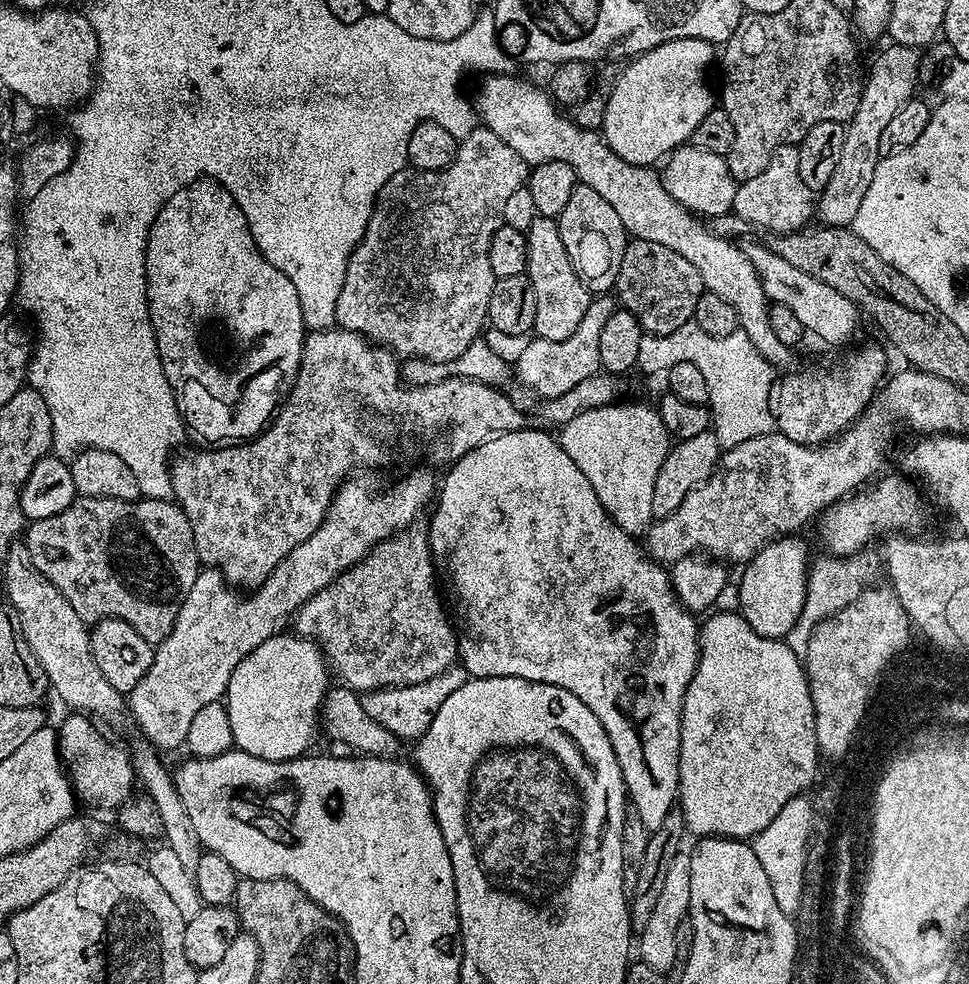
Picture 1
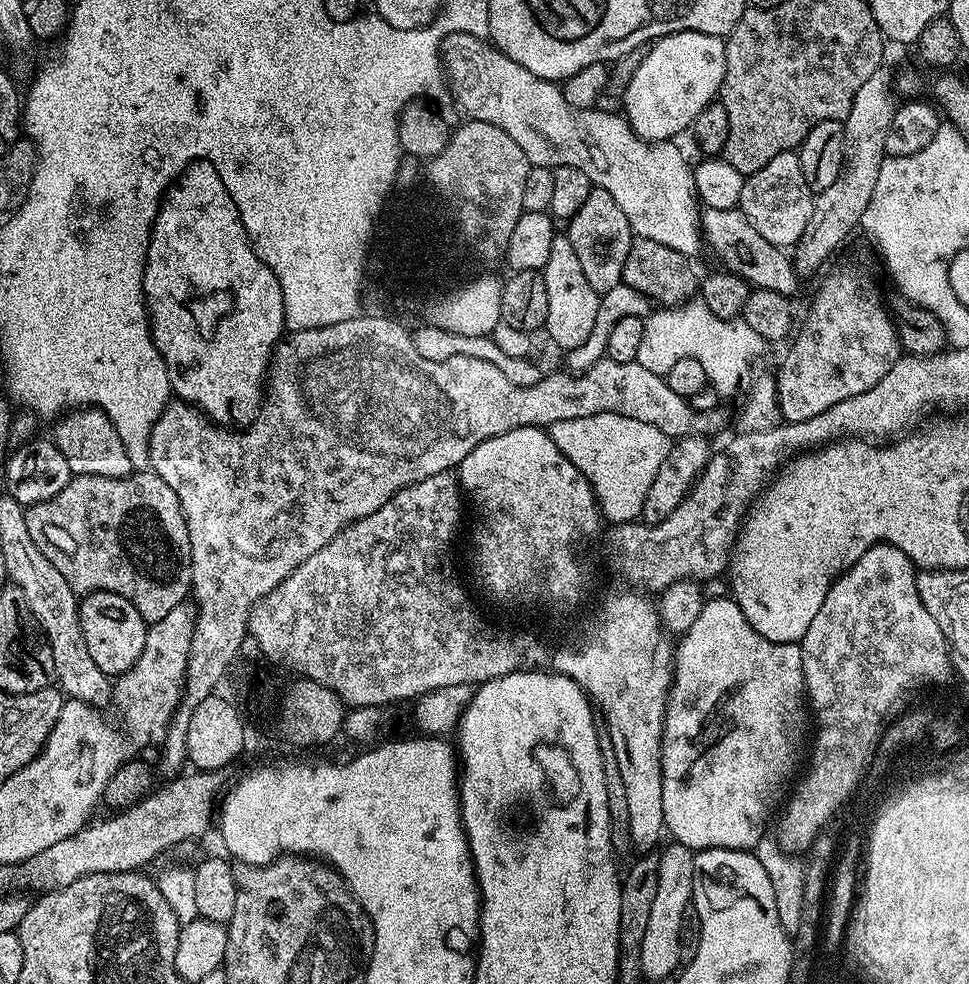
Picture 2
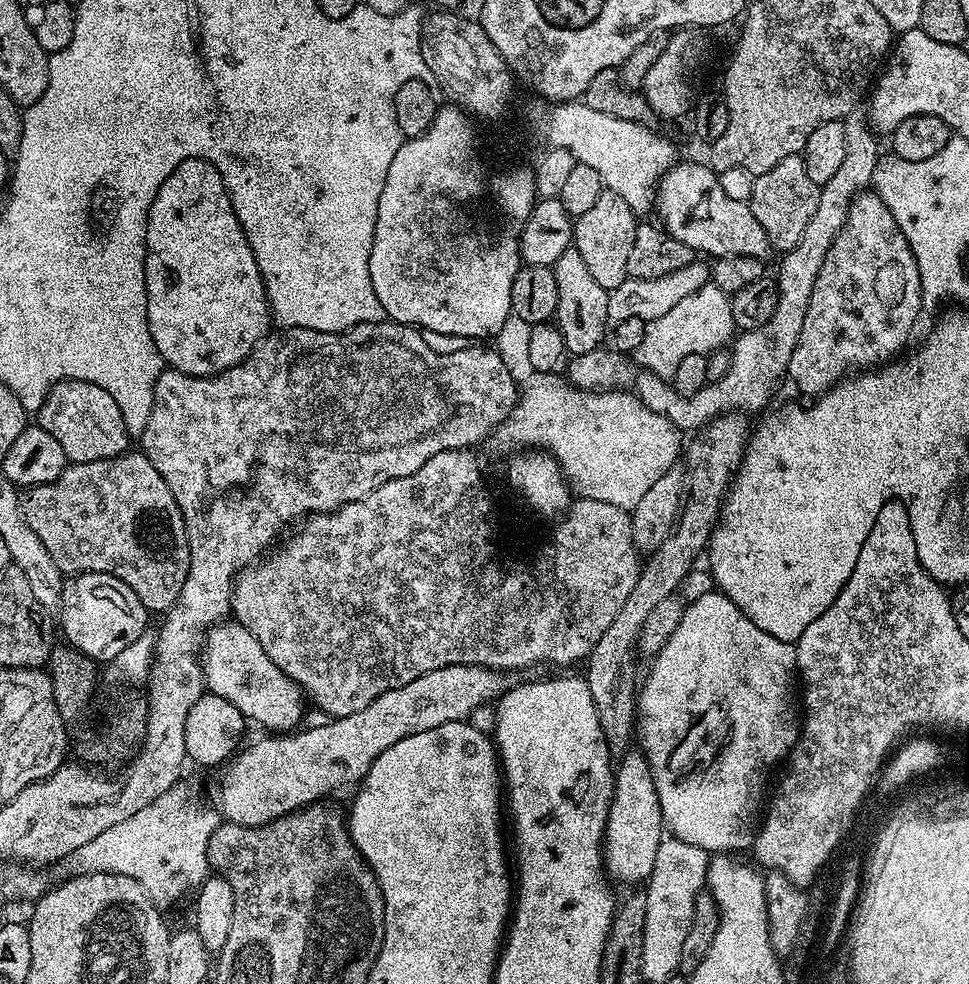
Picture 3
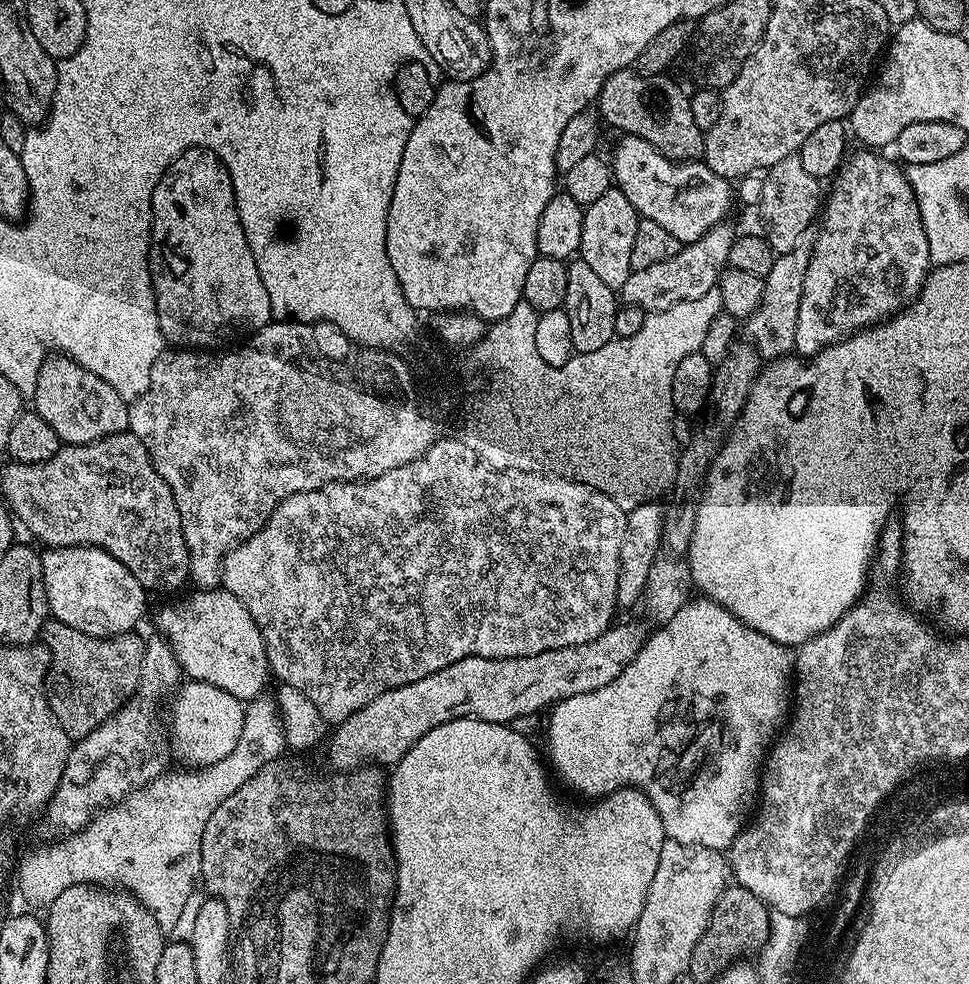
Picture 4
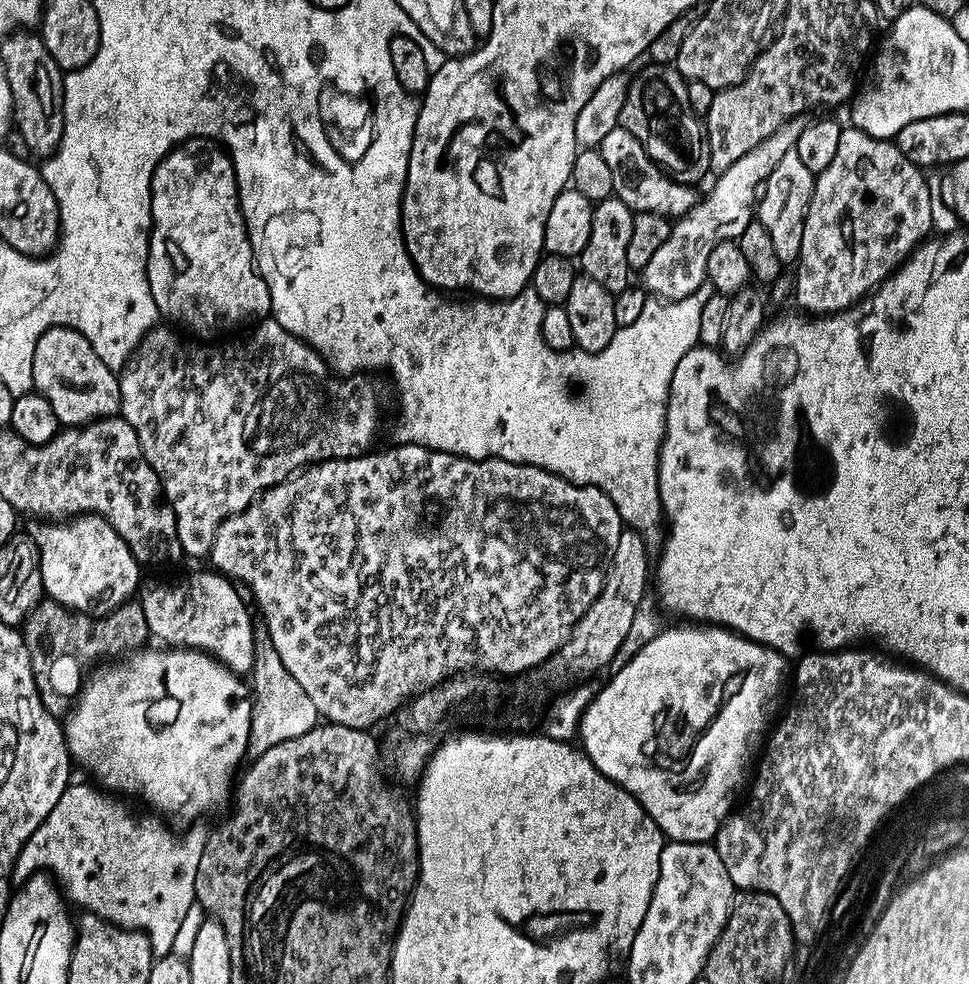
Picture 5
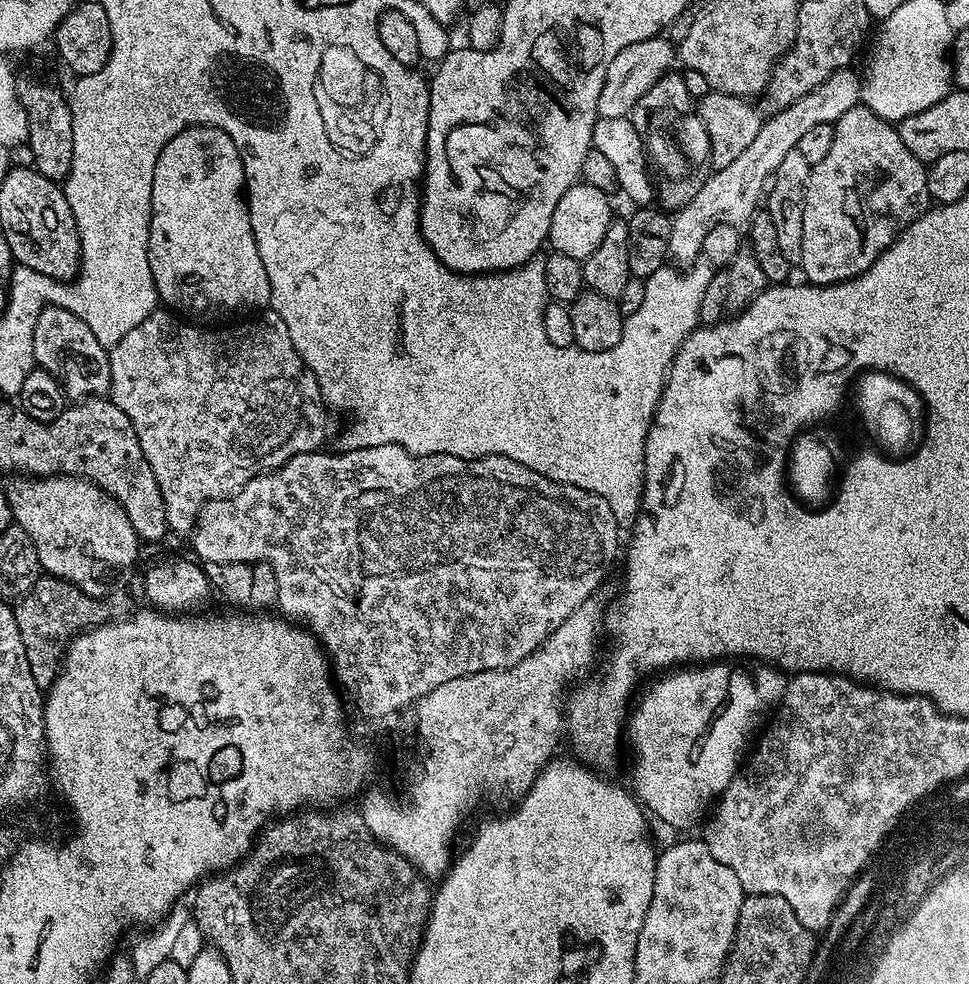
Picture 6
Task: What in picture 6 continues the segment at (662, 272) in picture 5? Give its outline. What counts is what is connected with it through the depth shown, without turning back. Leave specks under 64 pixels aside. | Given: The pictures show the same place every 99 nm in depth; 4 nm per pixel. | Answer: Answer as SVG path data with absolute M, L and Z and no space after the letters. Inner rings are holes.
M851 67L843 68L840 72L830 74L822 86L818 86L810 94L798 98L790 106L786 106L781 112L773 112L765 119L762 130L754 137L754 142L730 162L730 166L715 169L709 175L708 181L686 202L684 208L679 209L672 216L672 229L670 230L669 257L673 261L685 260L691 262L704 251L706 234L714 230L719 224L734 224L744 226L752 219L752 215L758 211L762 204L764 192L762 182L769 174L776 174L778 166L782 166L782 158L790 154L798 146L800 139L814 126L823 124L835 125L846 110L857 107L860 104L861 77L852 73Z

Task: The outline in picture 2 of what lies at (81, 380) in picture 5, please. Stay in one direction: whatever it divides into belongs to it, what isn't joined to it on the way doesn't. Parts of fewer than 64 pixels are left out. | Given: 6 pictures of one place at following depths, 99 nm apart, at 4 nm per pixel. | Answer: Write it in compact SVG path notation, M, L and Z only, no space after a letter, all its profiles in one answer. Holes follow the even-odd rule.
M85 406L69 410L55 421L54 427L51 439L62 450L62 458L66 458L73 476L122 478L132 475L134 469L130 458L126 458L126 446L122 446L122 438L118 438L110 418L101 408Z

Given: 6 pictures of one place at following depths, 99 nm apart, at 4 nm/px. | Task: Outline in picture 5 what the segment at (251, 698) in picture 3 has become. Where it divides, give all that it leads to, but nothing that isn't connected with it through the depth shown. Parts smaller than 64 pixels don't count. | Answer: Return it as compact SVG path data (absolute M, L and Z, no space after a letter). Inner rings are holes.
M215 570L207 571L196 572L189 580L180 580L177 584L152 584L139 593L148 631L155 639L156 636L160 639L157 641L161 645L194 648L213 656L232 672L251 673L254 662L254 618L240 597L241 589L231 579Z

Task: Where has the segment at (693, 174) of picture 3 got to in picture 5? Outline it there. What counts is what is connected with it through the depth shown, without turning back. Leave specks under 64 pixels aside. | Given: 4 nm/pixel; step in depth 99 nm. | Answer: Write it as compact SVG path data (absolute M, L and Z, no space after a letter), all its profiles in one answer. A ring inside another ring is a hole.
M619 126L612 128L609 134L602 138L598 151L608 163L610 174L613 175L613 195L619 197L626 206L630 206L633 213L649 212L669 218L679 218L696 205L697 189L693 185L672 179L660 165L649 158L641 140L625 128Z

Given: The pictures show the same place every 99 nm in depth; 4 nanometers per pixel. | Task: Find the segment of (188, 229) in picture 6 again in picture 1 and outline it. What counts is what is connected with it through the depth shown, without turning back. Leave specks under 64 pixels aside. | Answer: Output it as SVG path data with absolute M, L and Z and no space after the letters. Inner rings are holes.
M211 178L192 180L182 190L175 192L162 206L162 210L154 218L152 229L148 232L146 278L148 279L148 313L156 335L162 370L170 382L173 394L176 395L176 405L180 408L183 423L191 431L193 428L202 439L208 440L204 442L212 446L220 446L225 442L247 442L259 436L279 409L282 397L296 380L306 329L302 318L302 306L298 302L298 290L294 290L294 282L290 282L290 278L286 278L282 270L266 262L266 258L258 250L250 234L248 223L238 202L234 202L231 194L217 180Z

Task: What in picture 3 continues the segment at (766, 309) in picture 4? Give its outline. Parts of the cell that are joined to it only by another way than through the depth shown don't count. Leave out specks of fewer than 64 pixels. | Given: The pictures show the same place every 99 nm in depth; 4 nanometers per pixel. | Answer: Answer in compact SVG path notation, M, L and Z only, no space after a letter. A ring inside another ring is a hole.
M863 111L852 112L844 117L843 122L846 130L846 155L842 158L838 171L831 176L830 182L820 185L818 207L814 209L802 238L798 238L798 246L779 257L780 269L774 273L778 307L774 309L770 322L749 332L740 332L735 337L731 345L732 365L717 384L705 383L697 392L685 395L672 387L665 377L655 376L647 370L638 371L637 365L625 353L608 346L590 350L590 354L572 356L567 361L567 364L570 361L568 372L566 371L567 379L586 392L628 390L636 380L634 395L651 412L664 416L684 434L699 432L723 412L747 410L749 413L763 413L773 403L772 391L780 379L785 379L790 366L790 354L794 354L794 346L798 346L798 334L802 334L802 321L806 319L806 306L810 306L810 294L814 290L818 270L822 270L822 262L826 262L826 254L830 254L830 246L834 246L834 238L838 238L854 198L871 185L874 170L882 159L880 144L876 141L877 133L868 123Z

